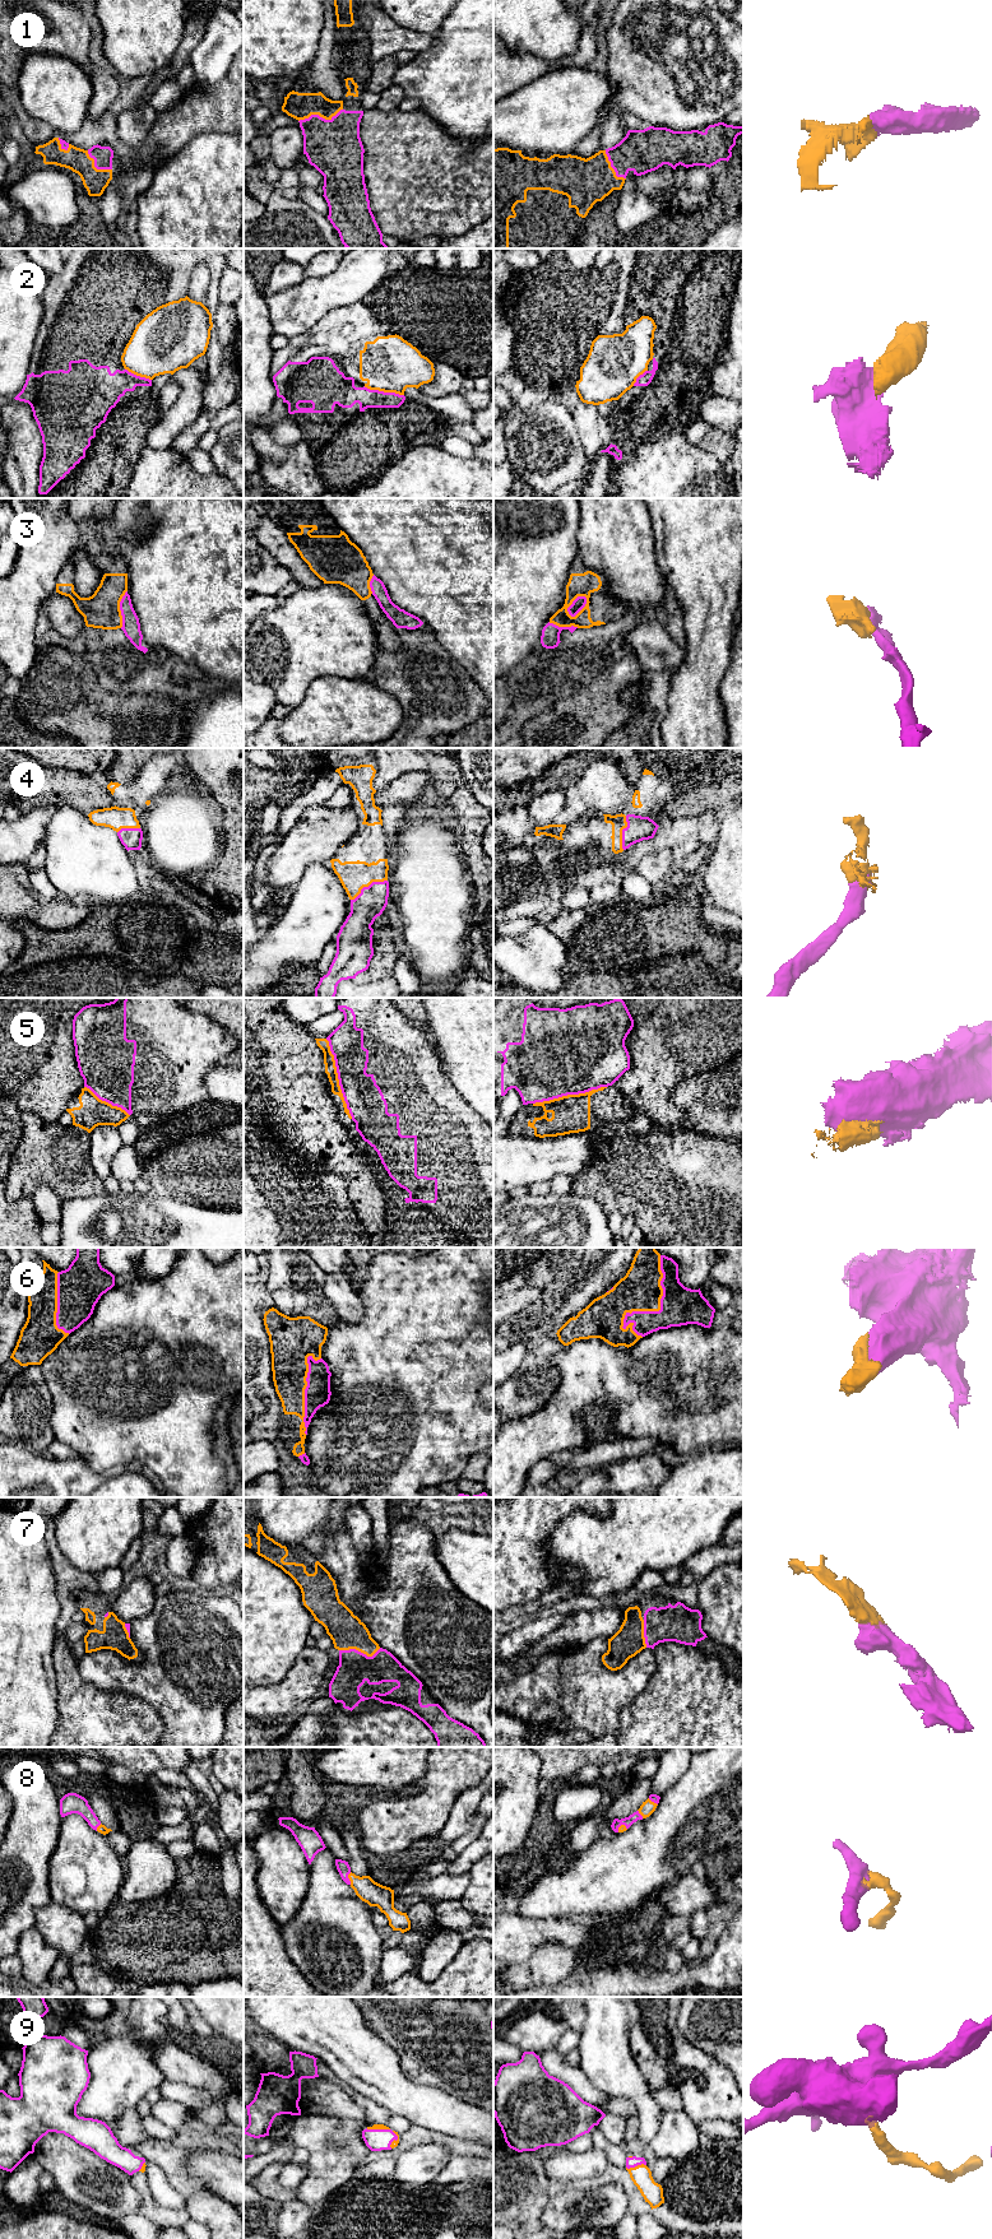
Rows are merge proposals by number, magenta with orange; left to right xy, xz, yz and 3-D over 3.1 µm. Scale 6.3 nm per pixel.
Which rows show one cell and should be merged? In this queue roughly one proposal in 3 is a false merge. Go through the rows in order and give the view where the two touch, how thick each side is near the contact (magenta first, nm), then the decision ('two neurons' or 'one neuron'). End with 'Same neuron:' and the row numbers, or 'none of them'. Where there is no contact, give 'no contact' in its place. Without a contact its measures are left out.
1: xz | 360/170 nm | one neuron
2: xz | 160/360 nm | two neurons
3: yz | 80/140 nm | two neurons
4: xz | 190/190 nm | one neuron
5: xz | 240/80 nm | two neurons
6: yz | 240/260 nm | one neuron
7: xz | 200/220 nm | one neuron
8: xz | 80/150 nm | one neuron
9: yz | 70/130 nm | one neuron
Same neuron: 1, 4, 6, 7, 8, 9

